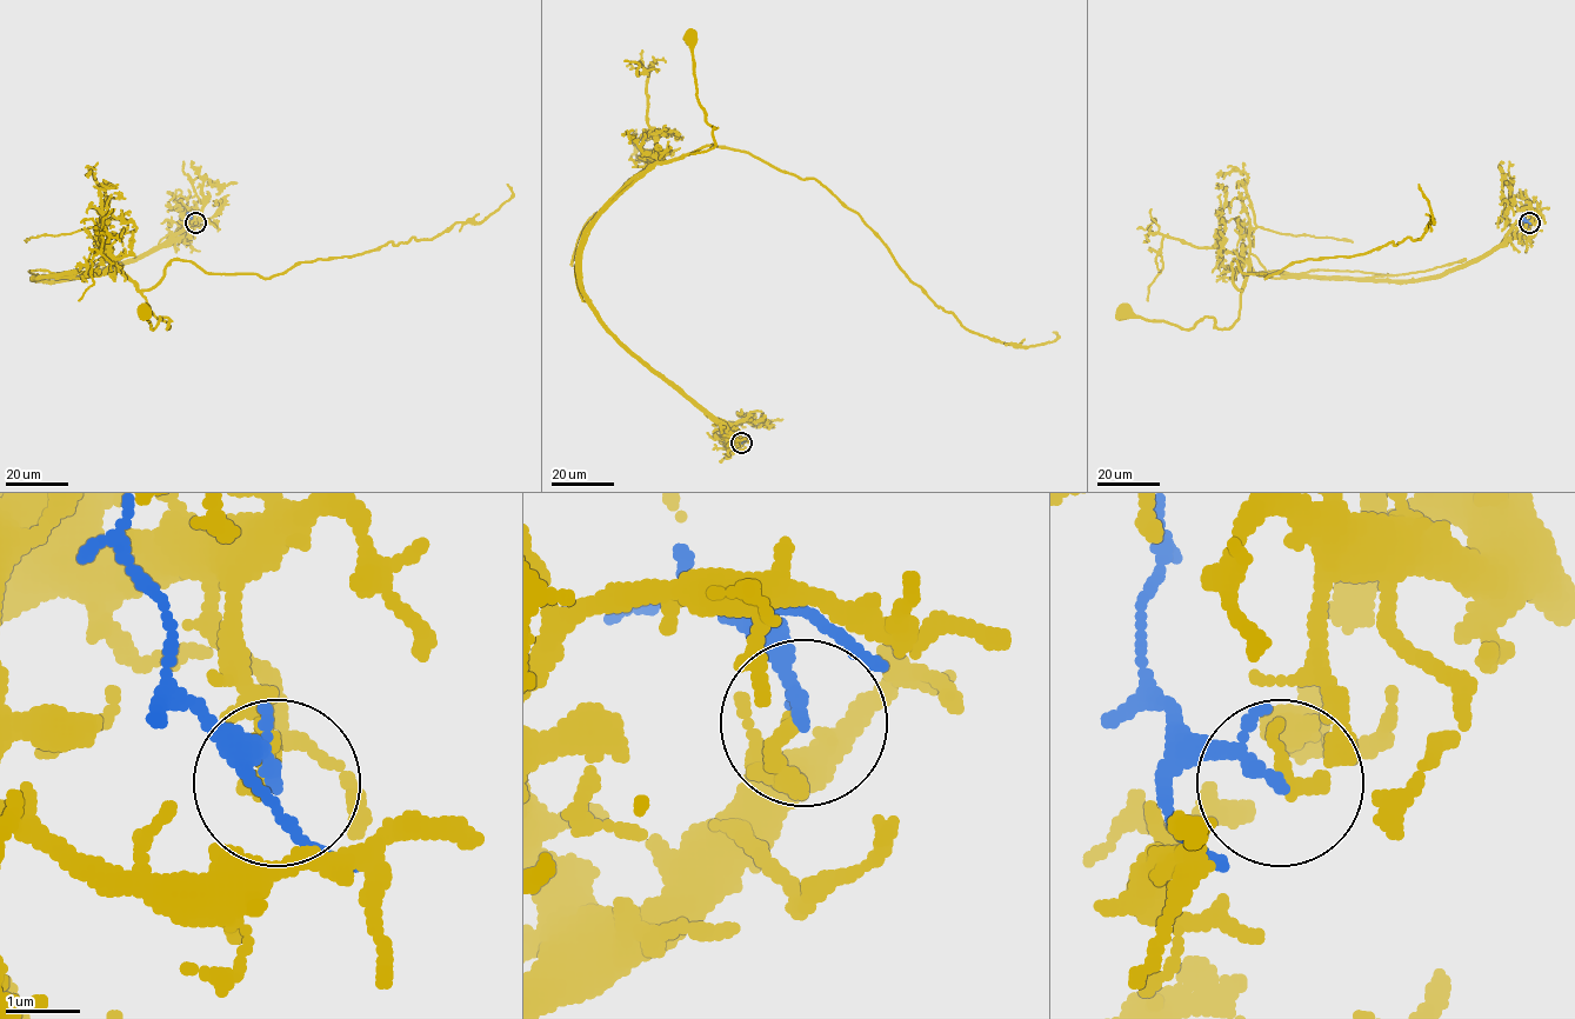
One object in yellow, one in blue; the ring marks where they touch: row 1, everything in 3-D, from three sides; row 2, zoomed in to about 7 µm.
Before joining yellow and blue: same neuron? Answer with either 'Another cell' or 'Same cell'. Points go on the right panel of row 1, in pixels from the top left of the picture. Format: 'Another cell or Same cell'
Another cell

